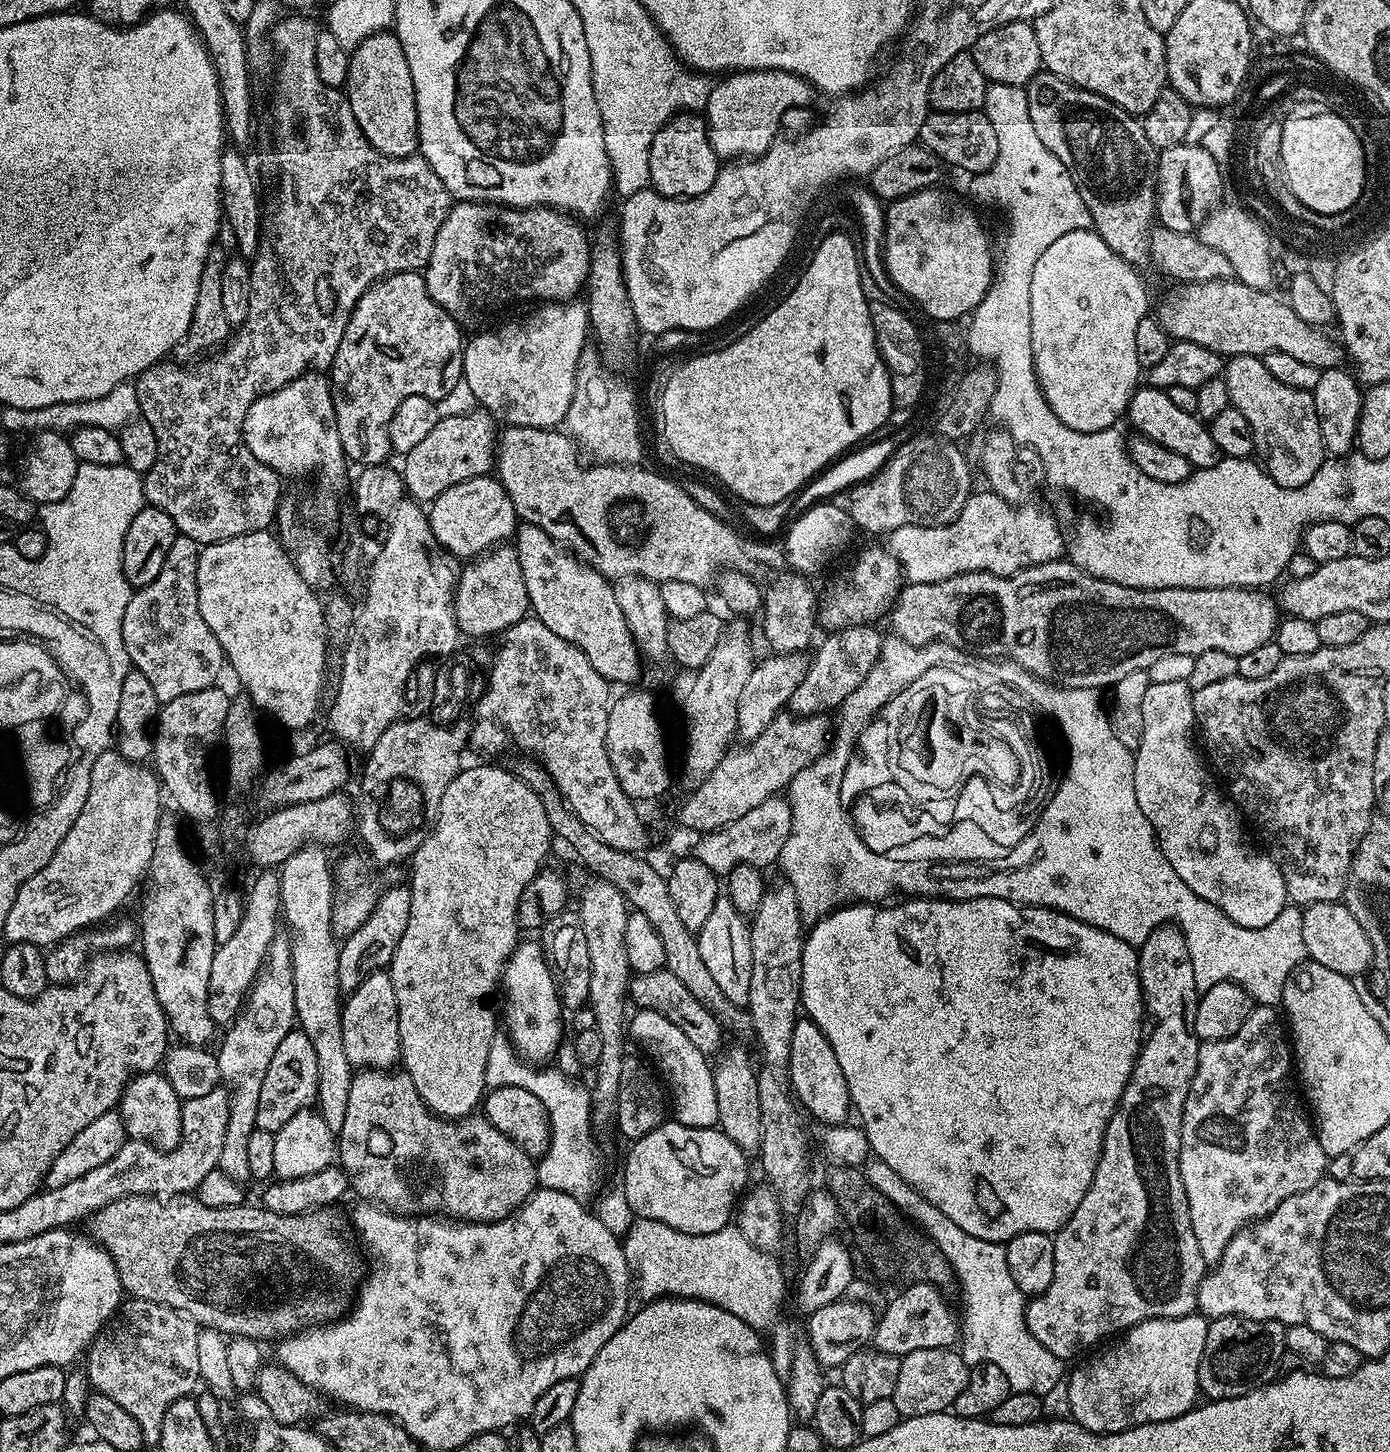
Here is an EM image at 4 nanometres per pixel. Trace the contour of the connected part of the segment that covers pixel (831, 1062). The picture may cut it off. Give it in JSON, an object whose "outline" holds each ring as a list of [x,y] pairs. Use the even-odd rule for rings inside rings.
{"outline":[[[797,1019],[790,1038],[788,1077],[792,1083],[795,1099],[802,1105],[807,1115],[809,1112],[810,1115],[825,1120],[823,1123],[828,1126],[840,1126],[847,1121],[844,1119],[847,1118],[848,1112],[850,1116],[852,1099],[848,1093],[846,1078],[842,1074],[842,1066],[838,1066],[838,1058],[834,1058],[834,1050],[826,1034],[818,1030],[813,1020]]]}

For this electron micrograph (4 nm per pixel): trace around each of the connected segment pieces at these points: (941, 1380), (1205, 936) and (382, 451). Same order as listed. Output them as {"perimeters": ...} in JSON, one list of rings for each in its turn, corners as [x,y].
{"perimeters":[[[[952,1348],[914,1350],[900,1357],[898,1383],[894,1386],[891,1400],[904,1418],[947,1412],[954,1398],[962,1394],[962,1386],[966,1386],[968,1370],[969,1364],[963,1360],[959,1351]]],[[[1014,663],[1007,665],[1006,676],[1030,688],[1039,704],[1050,710],[1070,746],[1071,767],[1066,773],[1066,784],[1060,788],[1059,796],[1047,808],[1032,836],[1009,856],[996,852],[982,861],[932,864],[930,860],[910,858],[895,848],[872,850],[866,836],[852,836],[852,828],[840,820],[840,800],[836,800],[836,792],[840,792],[841,784],[838,784],[838,790],[810,790],[810,770],[802,769],[802,774],[794,774],[792,778],[794,786],[786,787],[792,825],[778,861],[778,868],[784,871],[783,879],[794,886],[801,921],[823,920],[841,902],[884,902],[895,892],[905,892],[903,895],[908,898],[973,900],[989,896],[1021,906],[1054,908],[1084,924],[1106,930],[1114,934],[1114,938],[1122,938],[1133,946],[1144,944],[1154,929],[1173,924],[1186,938],[1194,962],[1194,982],[1201,993],[1210,990],[1210,986],[1218,986],[1218,982],[1233,980],[1247,990],[1257,1005],[1279,1005],[1284,999],[1284,987],[1290,974],[1306,956],[1301,909],[1286,906],[1270,926],[1248,929],[1236,925],[1218,906],[1194,894],[1166,860],[1146,814],[1142,814],[1138,806],[1134,794],[1136,757],[1133,749],[1122,746],[1122,742],[1114,738],[1105,701],[1104,704],[1100,701],[1101,693],[1095,688],[1062,688],[1047,680],[1037,680],[1032,673]]],[[[419,271],[395,272],[377,280],[362,294],[362,298],[352,311],[338,354],[330,369],[332,401],[338,422],[338,434],[344,447],[344,455],[349,461],[357,460],[357,465],[383,464],[393,455],[390,442],[390,418],[394,410],[407,396],[430,396],[438,401],[458,382],[464,374],[464,346],[461,325],[434,298],[430,298],[428,287]]]]}

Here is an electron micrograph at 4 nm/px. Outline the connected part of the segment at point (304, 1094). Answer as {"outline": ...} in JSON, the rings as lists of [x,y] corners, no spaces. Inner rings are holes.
{"outline":[[[293,1030],[282,1038],[278,1050],[274,1050],[274,1059],[270,1062],[270,1070],[266,1070],[266,1078],[262,1078],[262,1094],[258,1094],[258,1118],[256,1126],[267,1132],[275,1133],[294,1114],[305,1111],[308,1103],[316,1100],[318,1090],[318,1058],[314,1054],[314,1046],[310,1046],[310,1038],[305,1032]]]}

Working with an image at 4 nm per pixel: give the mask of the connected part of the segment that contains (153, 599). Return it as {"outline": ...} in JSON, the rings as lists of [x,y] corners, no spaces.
{"outline":[[[179,534],[174,538],[170,551],[166,554],[166,562],[162,562],[162,570],[154,582],[133,591],[130,602],[126,606],[126,614],[122,614],[122,642],[126,646],[129,665],[135,671],[146,674],[154,694],[158,694],[161,705],[174,702],[174,698],[182,698],[182,694],[194,694],[198,690],[206,690],[217,683],[220,671],[226,668],[224,651],[214,638],[214,630],[206,626],[206,618],[202,618],[202,610],[198,610],[198,558],[201,545],[194,538],[186,538]]]}

